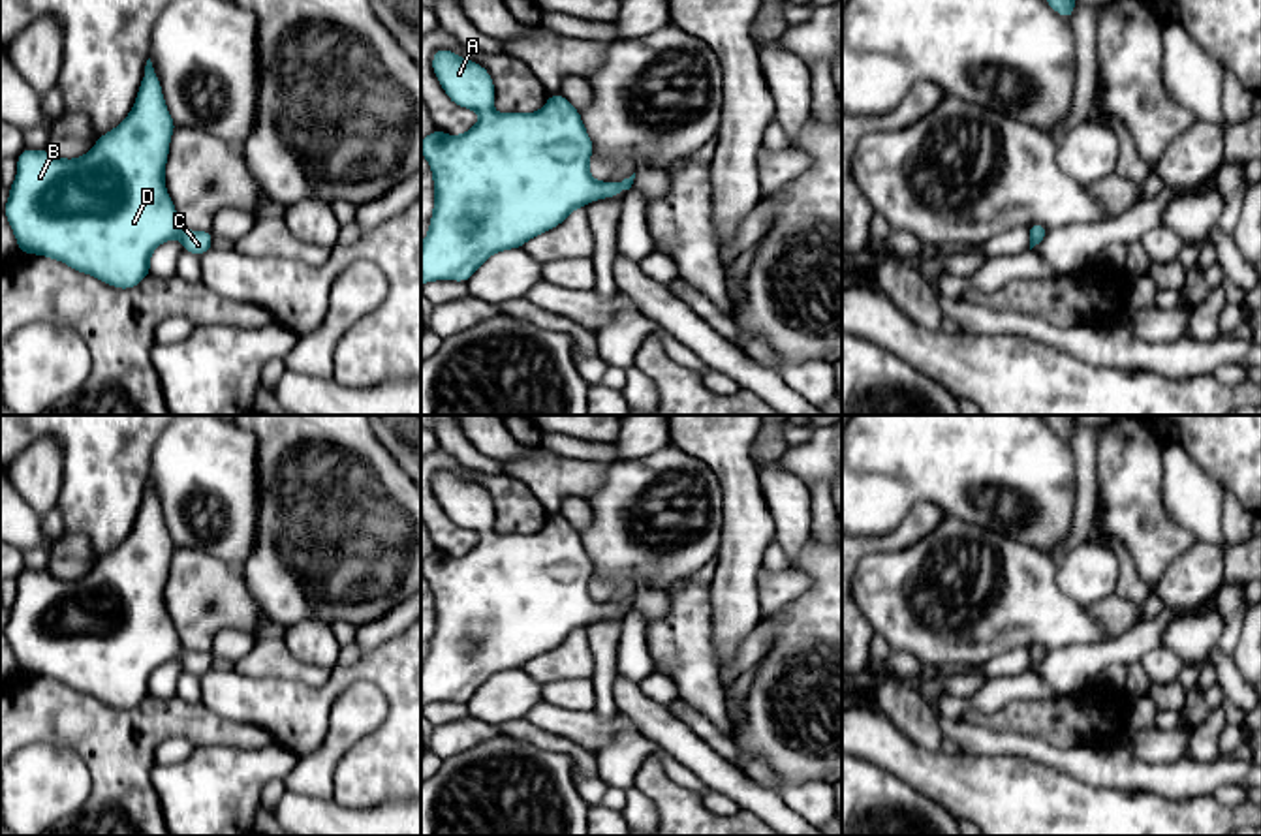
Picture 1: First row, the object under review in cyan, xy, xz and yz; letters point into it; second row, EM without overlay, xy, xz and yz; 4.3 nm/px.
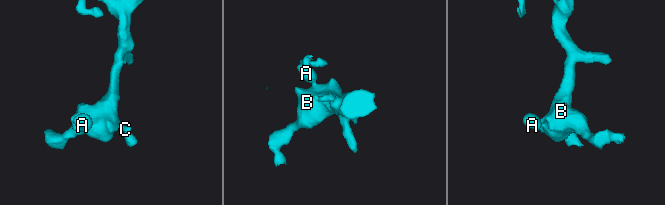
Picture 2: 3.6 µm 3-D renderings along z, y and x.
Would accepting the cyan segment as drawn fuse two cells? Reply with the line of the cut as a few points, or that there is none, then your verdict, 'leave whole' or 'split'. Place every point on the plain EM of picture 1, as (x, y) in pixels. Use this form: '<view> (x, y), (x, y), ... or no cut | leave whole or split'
no cut | leave whole

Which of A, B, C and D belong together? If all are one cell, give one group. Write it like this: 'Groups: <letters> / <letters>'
Groups: A B C D

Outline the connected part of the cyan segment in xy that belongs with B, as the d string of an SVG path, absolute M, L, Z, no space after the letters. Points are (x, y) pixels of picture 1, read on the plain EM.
M148 479L130 535L100 556L85 577L66 581L49 571L24 569L4 627L19 673L45 676L113 708L132 710L148 697L150 676L165 661L179 659L197 678L212 671L214 656L186 650L165 609L163 592L175 549Z

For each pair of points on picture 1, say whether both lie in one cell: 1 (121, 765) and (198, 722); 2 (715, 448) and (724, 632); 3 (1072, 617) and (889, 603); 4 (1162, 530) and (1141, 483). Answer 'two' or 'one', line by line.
1: one
2: one
3: one
4: one

